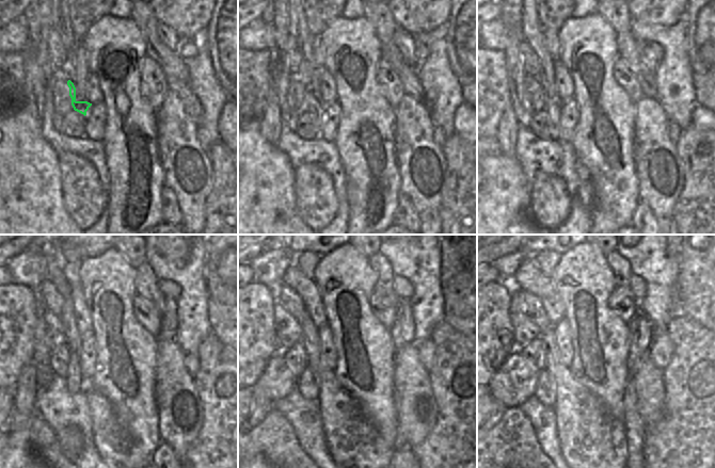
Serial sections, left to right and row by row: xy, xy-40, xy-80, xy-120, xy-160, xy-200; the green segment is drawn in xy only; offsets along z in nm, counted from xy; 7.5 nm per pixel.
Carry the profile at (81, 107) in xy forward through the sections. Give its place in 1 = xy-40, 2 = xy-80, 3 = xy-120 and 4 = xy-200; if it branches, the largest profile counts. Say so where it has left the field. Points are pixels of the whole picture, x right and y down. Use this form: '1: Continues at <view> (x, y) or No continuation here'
1: Continues at xy-40 (316, 107)
2: Continues at xy-80 (554, 105)
3: Continues at xy-120 (75, 381)
4: Continues at xy-200 (545, 392)

